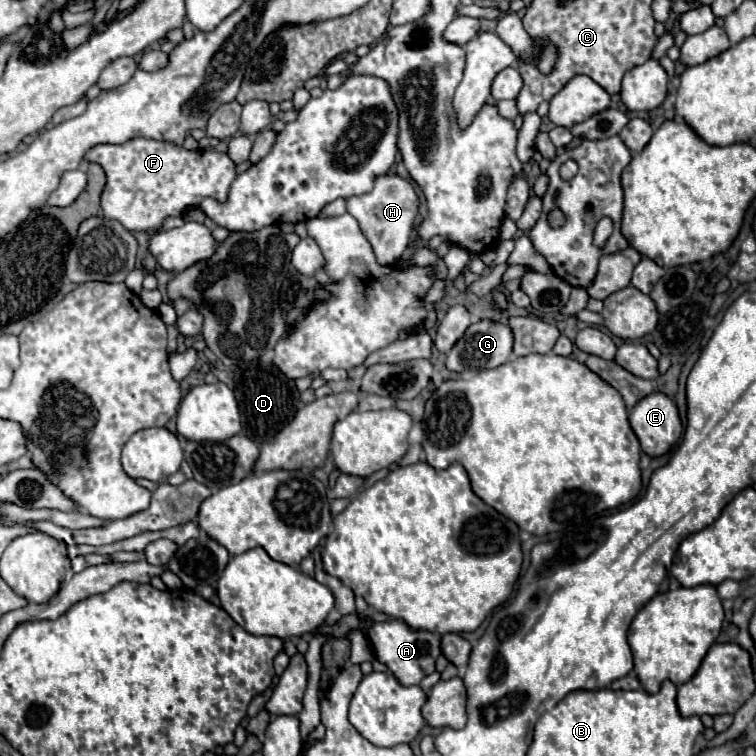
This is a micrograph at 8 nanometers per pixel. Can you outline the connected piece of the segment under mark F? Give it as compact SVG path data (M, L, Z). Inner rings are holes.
M133 138L125 144L99 144L85 158L101 164L107 174L100 202L104 217L121 222L127 230L149 234L159 230L163 218L181 216L183 210L199 206L203 198L227 202L231 182L237 178L235 162L225 152L185 150L183 146L151 138ZM155 184L161 184L161 196L151 196Z

